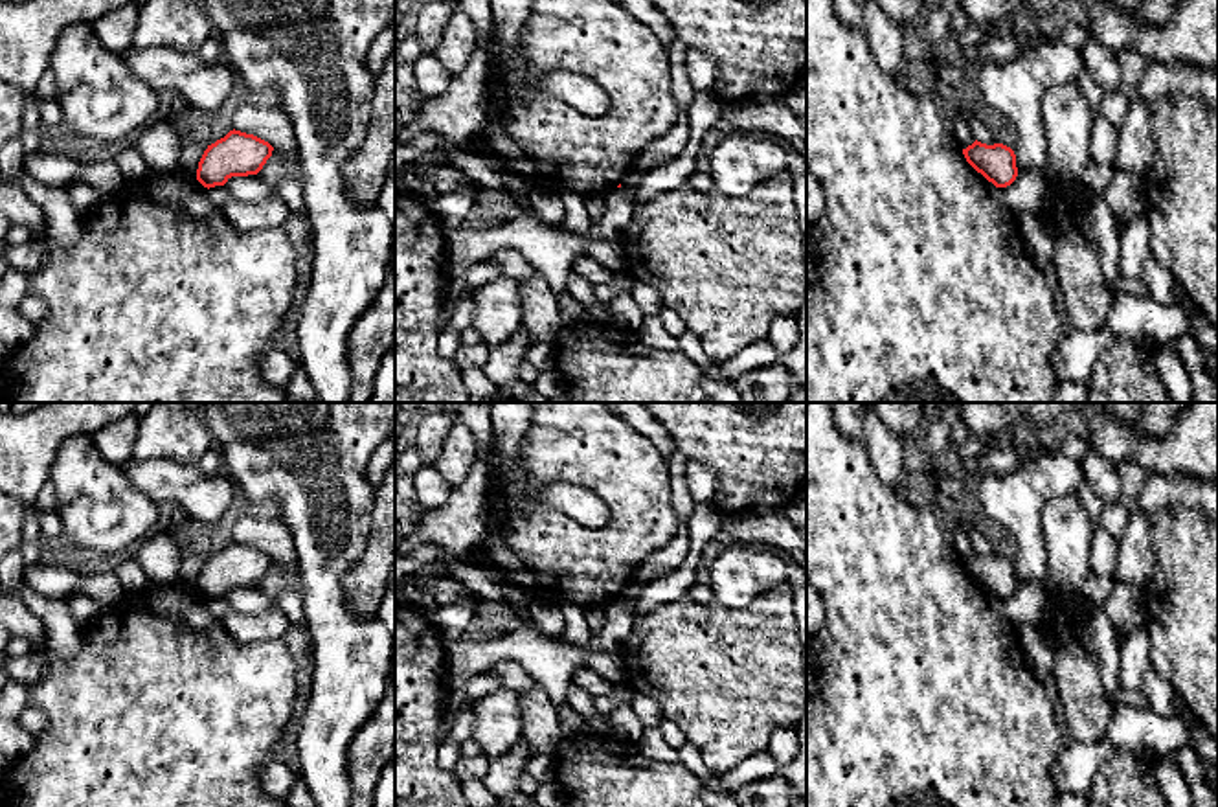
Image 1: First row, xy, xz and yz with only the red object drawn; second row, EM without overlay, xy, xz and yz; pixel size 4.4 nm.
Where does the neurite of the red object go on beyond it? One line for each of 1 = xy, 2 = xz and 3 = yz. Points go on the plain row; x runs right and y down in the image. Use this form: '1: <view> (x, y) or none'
1: none
2: none
3: none

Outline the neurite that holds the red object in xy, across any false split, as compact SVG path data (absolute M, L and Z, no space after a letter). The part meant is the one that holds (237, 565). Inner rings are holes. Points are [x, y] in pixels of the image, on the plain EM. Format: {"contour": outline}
{"contour": "M233 540L208 557L198 574L197 592L209 601L224 597L231 588L257 586L272 563L268 553Z"}

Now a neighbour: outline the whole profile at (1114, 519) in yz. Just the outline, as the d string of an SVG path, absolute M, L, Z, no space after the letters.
M1119 504L1104 506L1100 517L1095 520L1095 526L1108 531L1115 540L1121 540L1126 533L1130 522L1130 513Z

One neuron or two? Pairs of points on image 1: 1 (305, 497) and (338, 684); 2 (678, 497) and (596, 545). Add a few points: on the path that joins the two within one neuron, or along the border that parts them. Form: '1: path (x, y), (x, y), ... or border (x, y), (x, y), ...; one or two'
1: path (324, 543), (324, 605), (338, 638); one
2: border (669, 473), (669, 502), (680, 522); two

